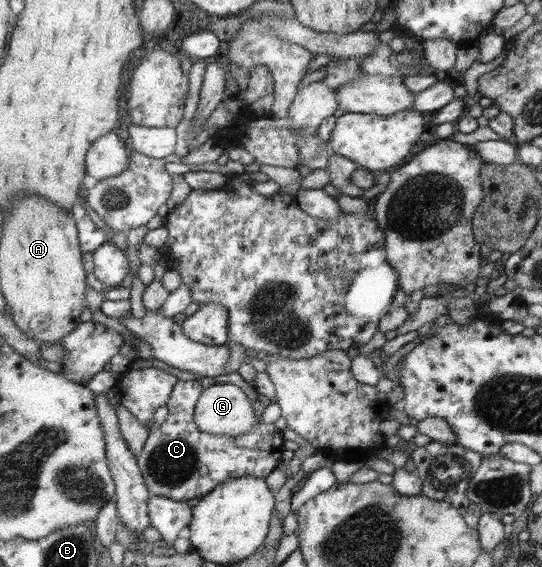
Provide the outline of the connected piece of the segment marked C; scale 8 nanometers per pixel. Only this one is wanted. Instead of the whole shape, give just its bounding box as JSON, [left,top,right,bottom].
[136,378,284,501]

